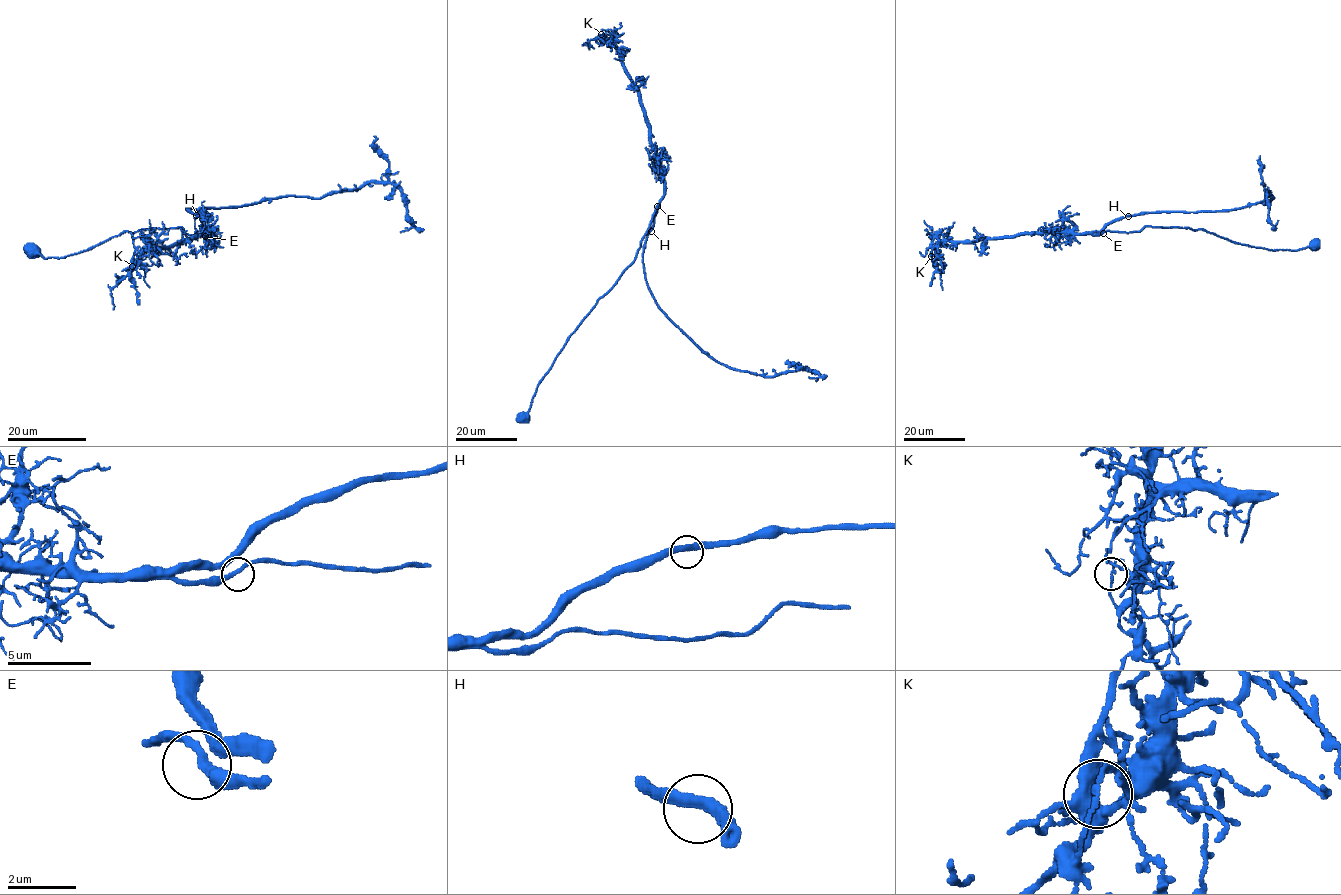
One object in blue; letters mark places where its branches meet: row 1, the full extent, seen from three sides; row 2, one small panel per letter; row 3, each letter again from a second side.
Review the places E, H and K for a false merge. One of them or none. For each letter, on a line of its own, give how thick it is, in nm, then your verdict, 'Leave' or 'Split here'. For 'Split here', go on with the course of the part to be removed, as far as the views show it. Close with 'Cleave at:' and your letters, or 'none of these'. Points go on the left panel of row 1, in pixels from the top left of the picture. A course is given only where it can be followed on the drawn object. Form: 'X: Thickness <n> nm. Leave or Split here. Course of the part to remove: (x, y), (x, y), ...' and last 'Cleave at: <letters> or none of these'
E: Thickness 240 nm. Leave
H: Thickness 320 nm. Leave
K: Thickness 110 nm. Split here. Course of the part to remove: (132, 266), (111, 290), (113, 309)
Cleave at: K

